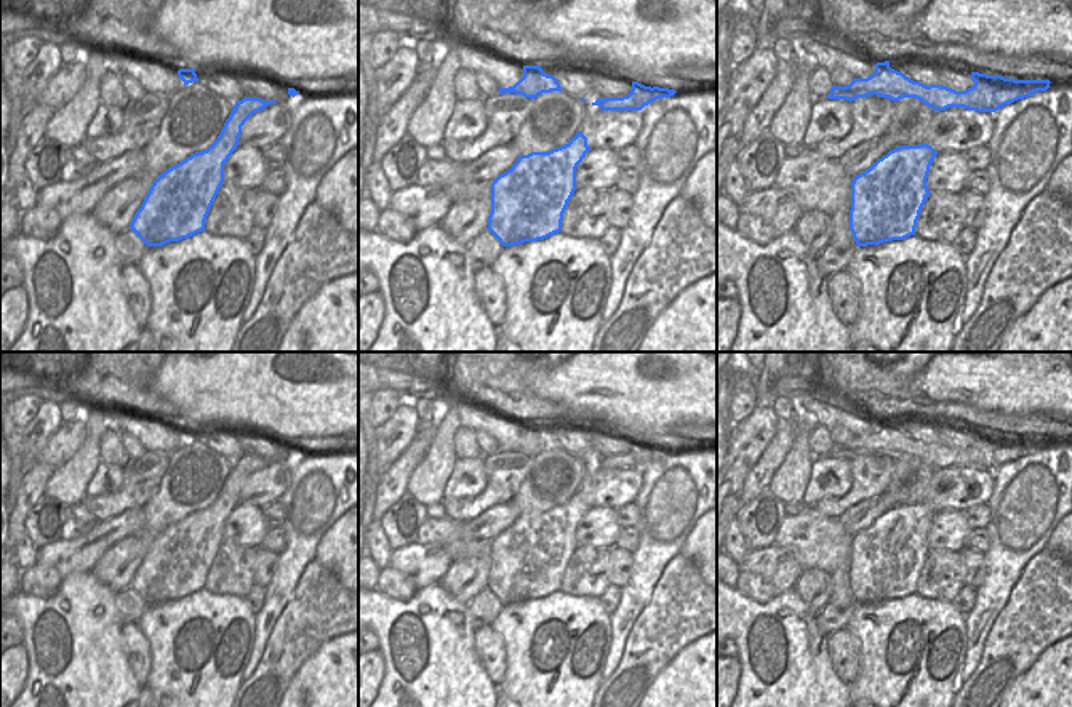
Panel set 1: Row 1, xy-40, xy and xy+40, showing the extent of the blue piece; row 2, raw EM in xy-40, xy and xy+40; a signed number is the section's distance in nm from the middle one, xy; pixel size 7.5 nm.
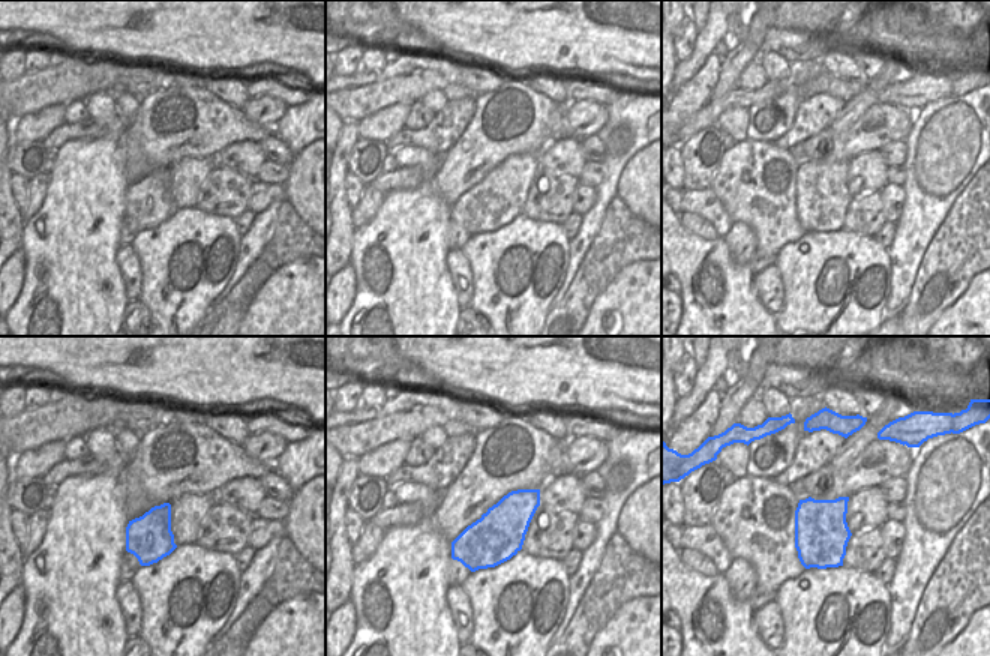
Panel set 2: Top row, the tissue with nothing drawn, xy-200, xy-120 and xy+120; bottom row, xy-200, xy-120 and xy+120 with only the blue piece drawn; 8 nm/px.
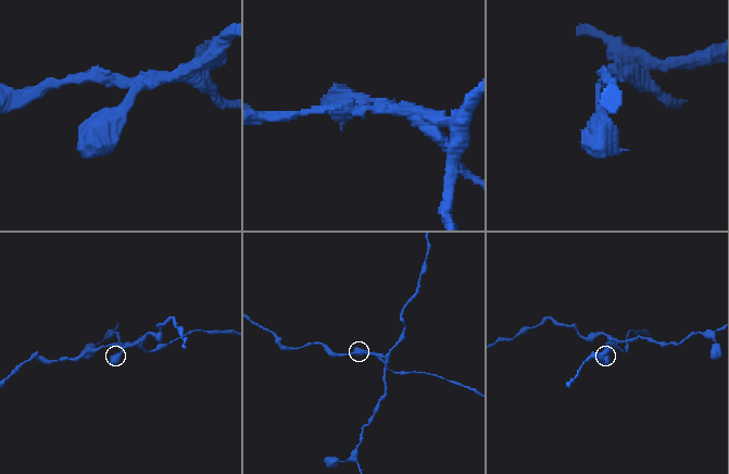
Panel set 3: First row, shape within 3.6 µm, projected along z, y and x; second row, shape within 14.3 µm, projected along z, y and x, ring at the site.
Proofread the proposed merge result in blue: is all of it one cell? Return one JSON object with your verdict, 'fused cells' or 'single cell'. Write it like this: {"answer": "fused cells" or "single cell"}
{"answer": "fused cells"}

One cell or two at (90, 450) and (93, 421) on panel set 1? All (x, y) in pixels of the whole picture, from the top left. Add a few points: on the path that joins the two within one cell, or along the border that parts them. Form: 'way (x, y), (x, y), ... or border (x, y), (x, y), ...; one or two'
way (92, 443), (93, 427); one

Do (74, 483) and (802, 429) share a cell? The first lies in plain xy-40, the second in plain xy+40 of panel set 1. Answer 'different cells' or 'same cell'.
same cell

